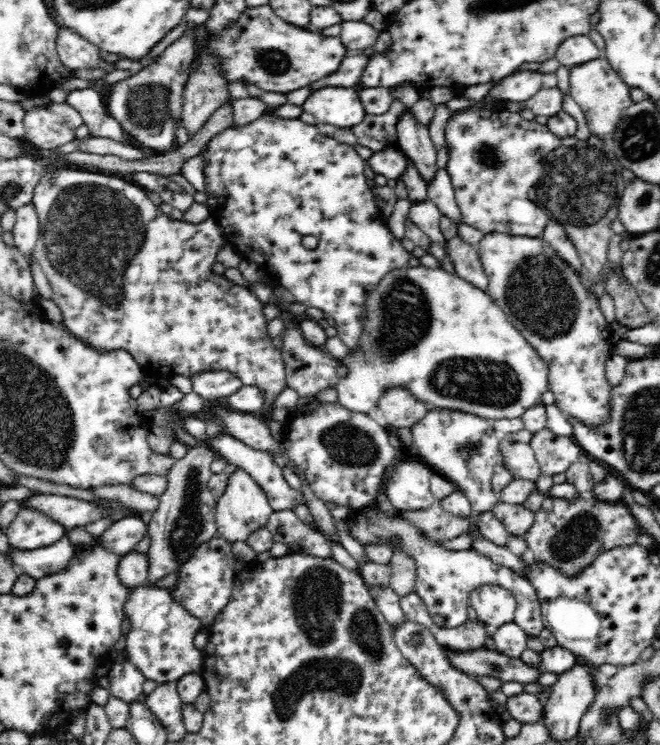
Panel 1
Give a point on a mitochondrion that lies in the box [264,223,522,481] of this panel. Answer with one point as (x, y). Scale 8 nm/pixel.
(404, 312)

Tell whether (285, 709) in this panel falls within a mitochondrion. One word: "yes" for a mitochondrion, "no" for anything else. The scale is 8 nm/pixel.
yes

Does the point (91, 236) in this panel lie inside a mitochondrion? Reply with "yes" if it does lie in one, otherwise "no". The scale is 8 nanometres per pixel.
yes

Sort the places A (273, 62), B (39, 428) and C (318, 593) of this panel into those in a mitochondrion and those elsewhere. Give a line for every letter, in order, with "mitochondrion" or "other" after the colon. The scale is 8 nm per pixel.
A: mitochondrion
B: mitochondrion
C: mitochondrion

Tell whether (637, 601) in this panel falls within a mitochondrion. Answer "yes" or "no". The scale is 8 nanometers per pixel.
no

